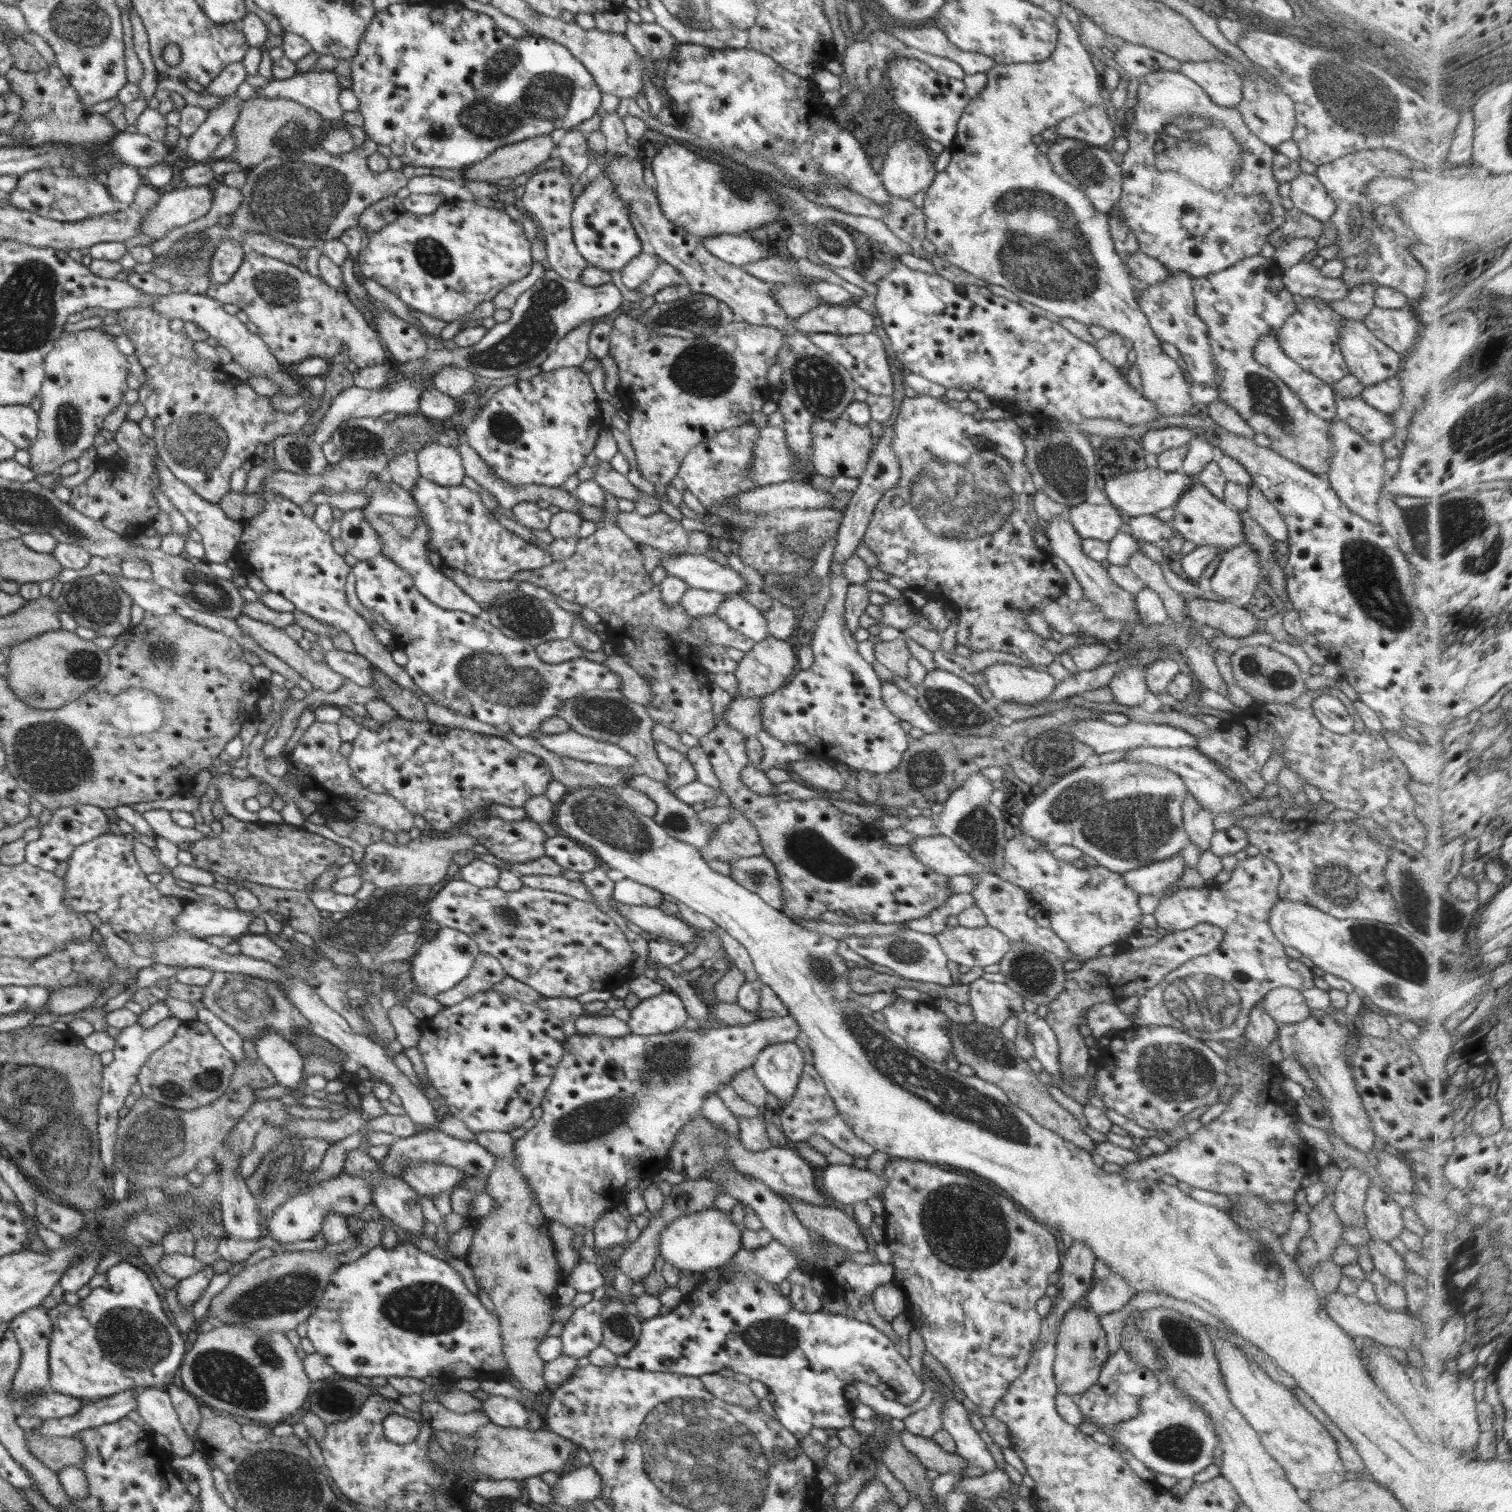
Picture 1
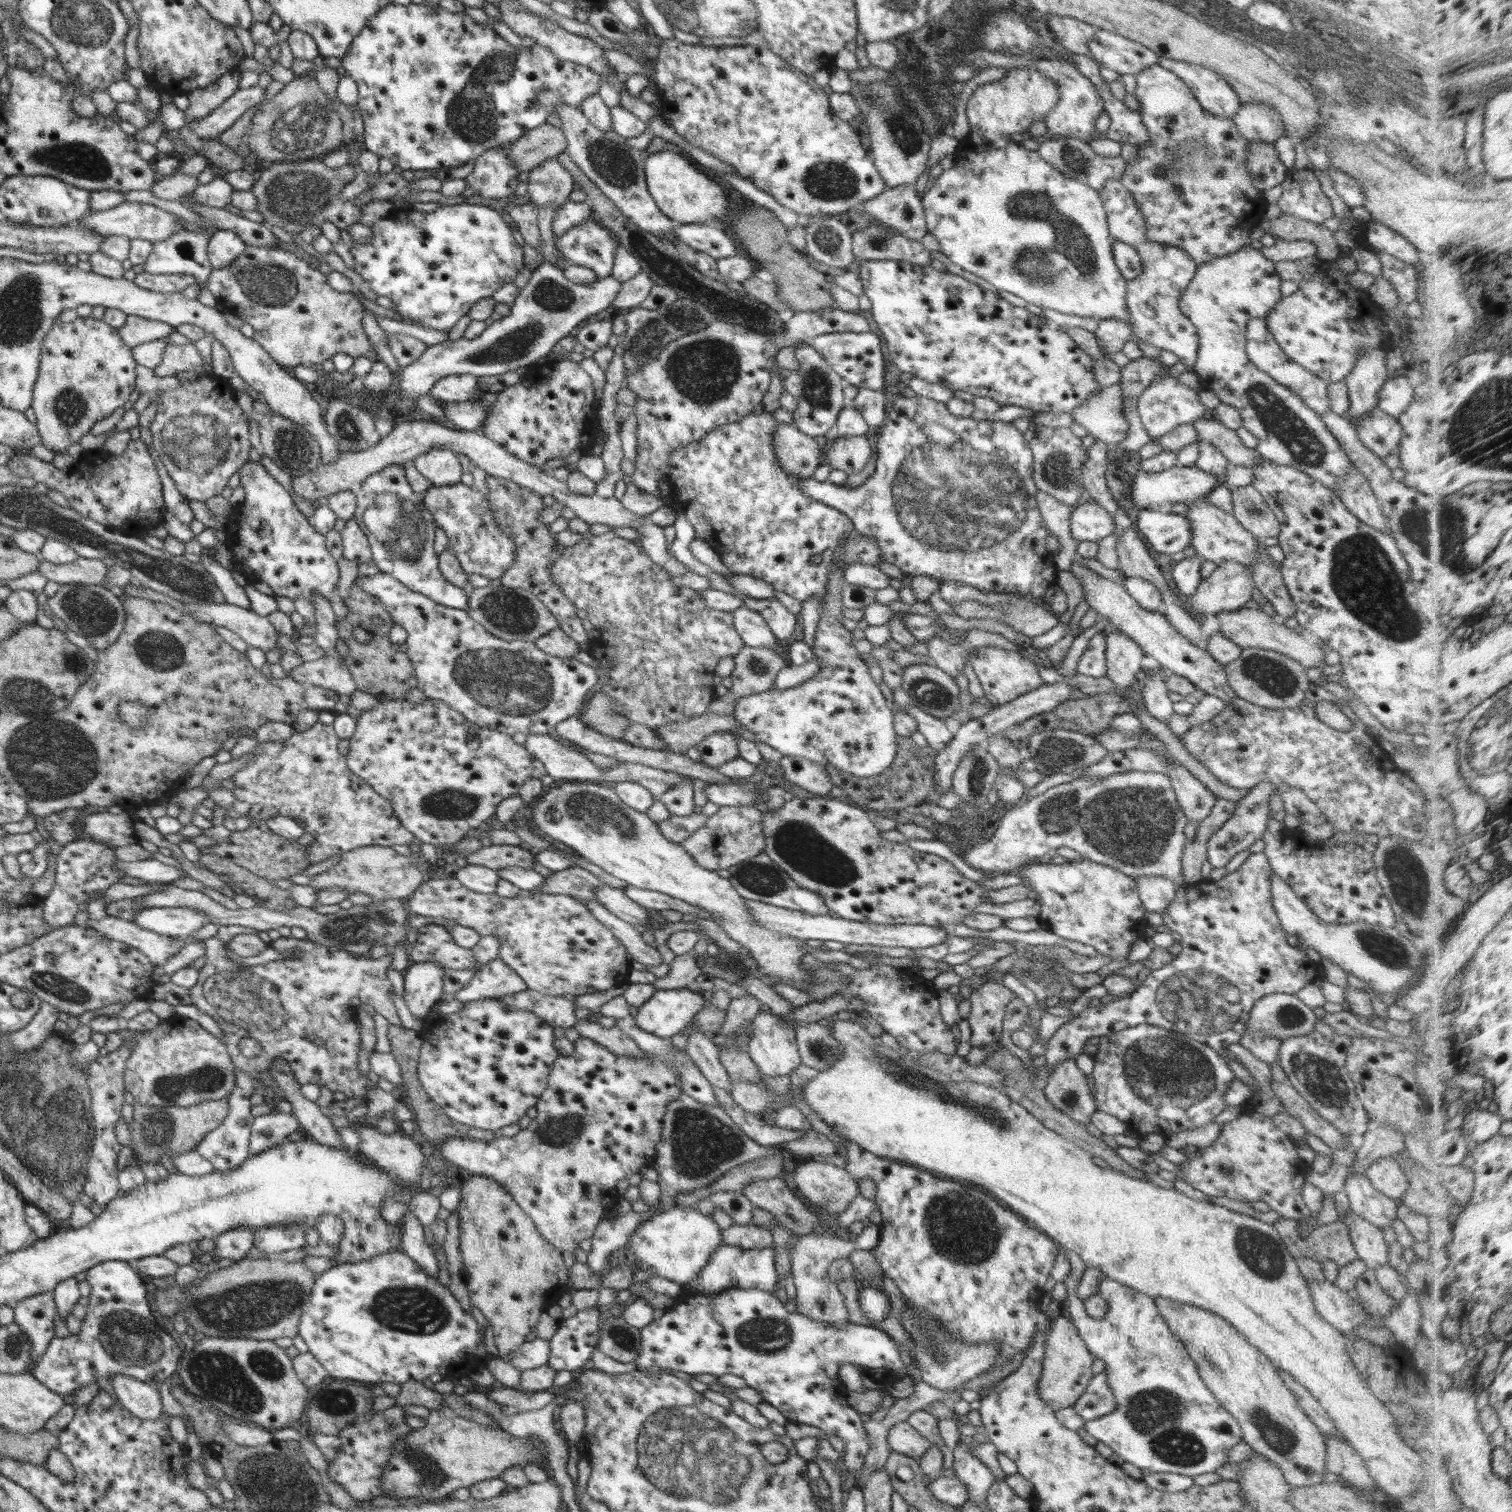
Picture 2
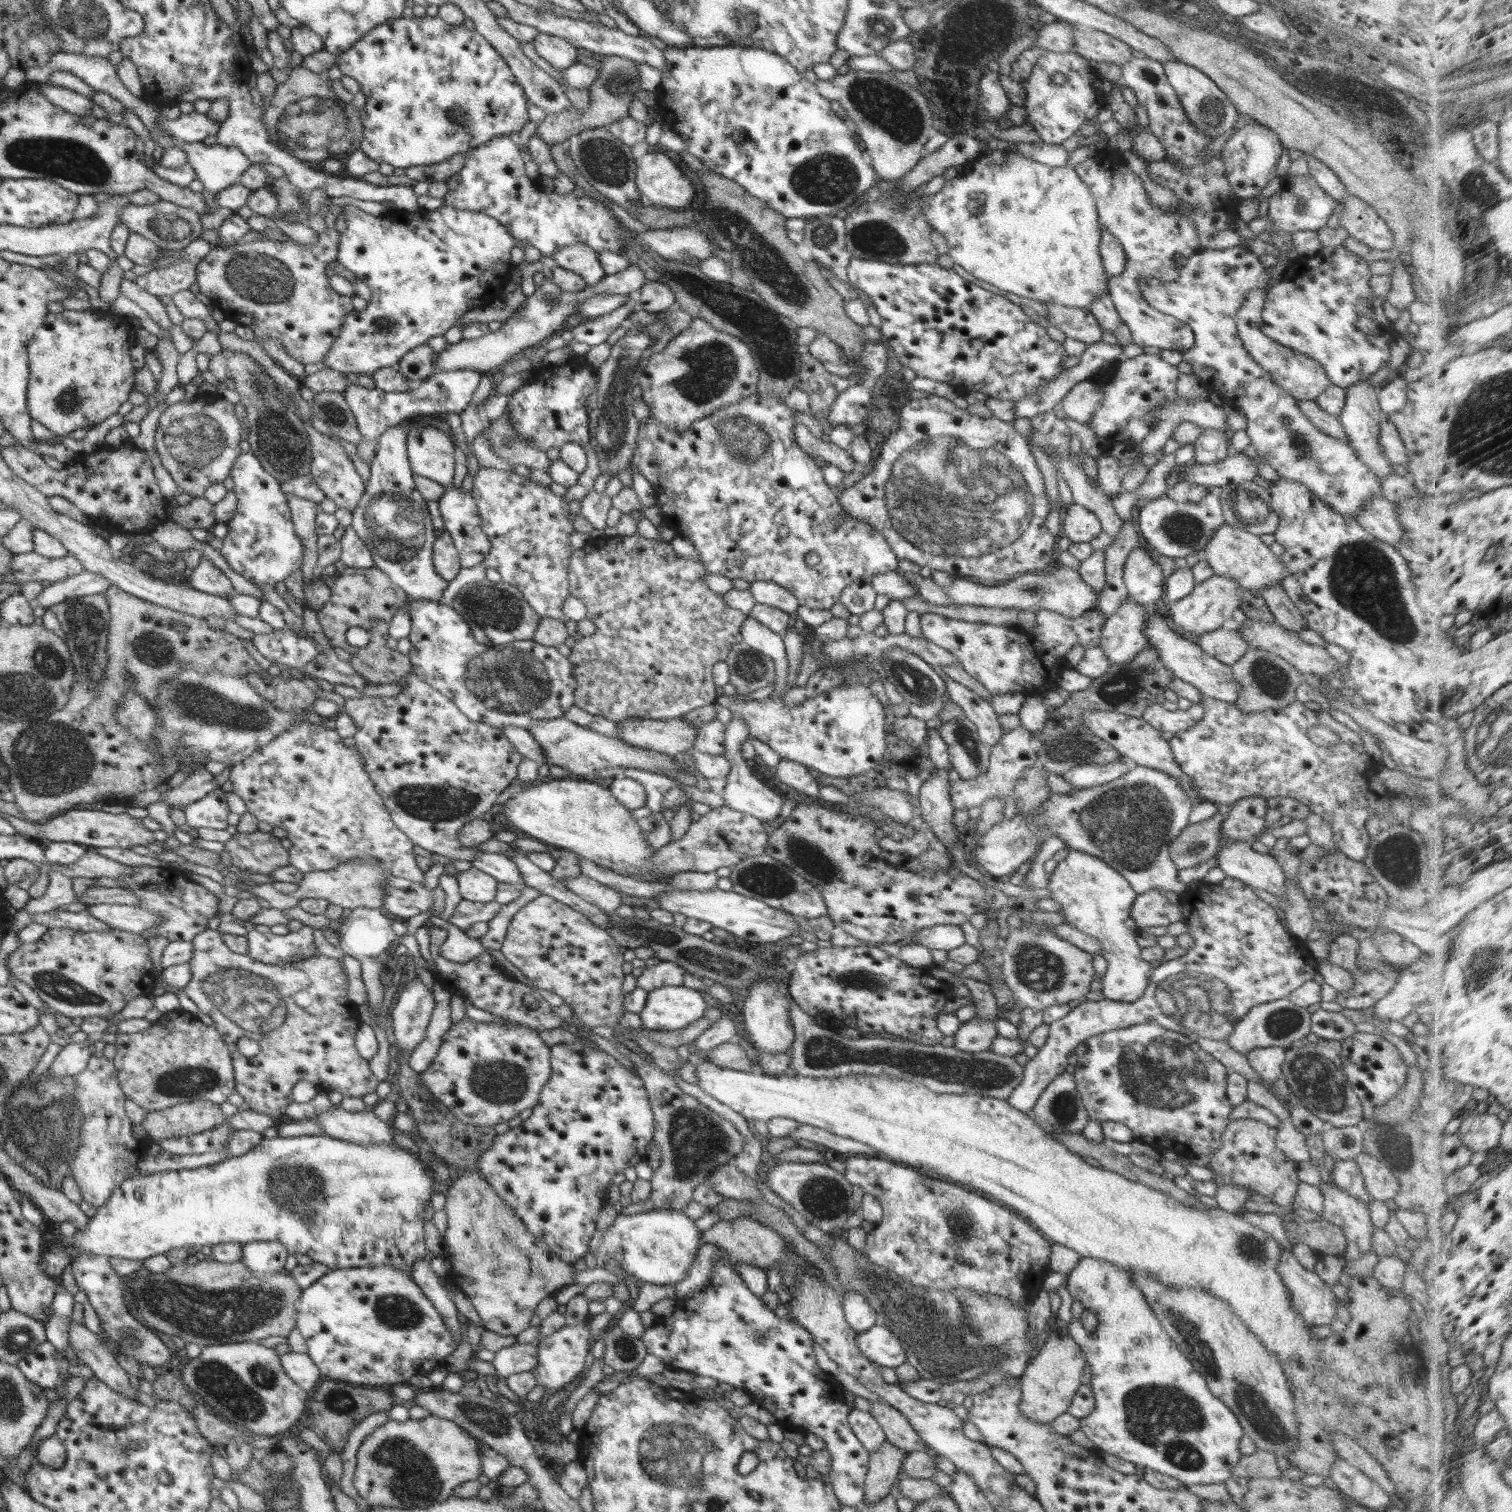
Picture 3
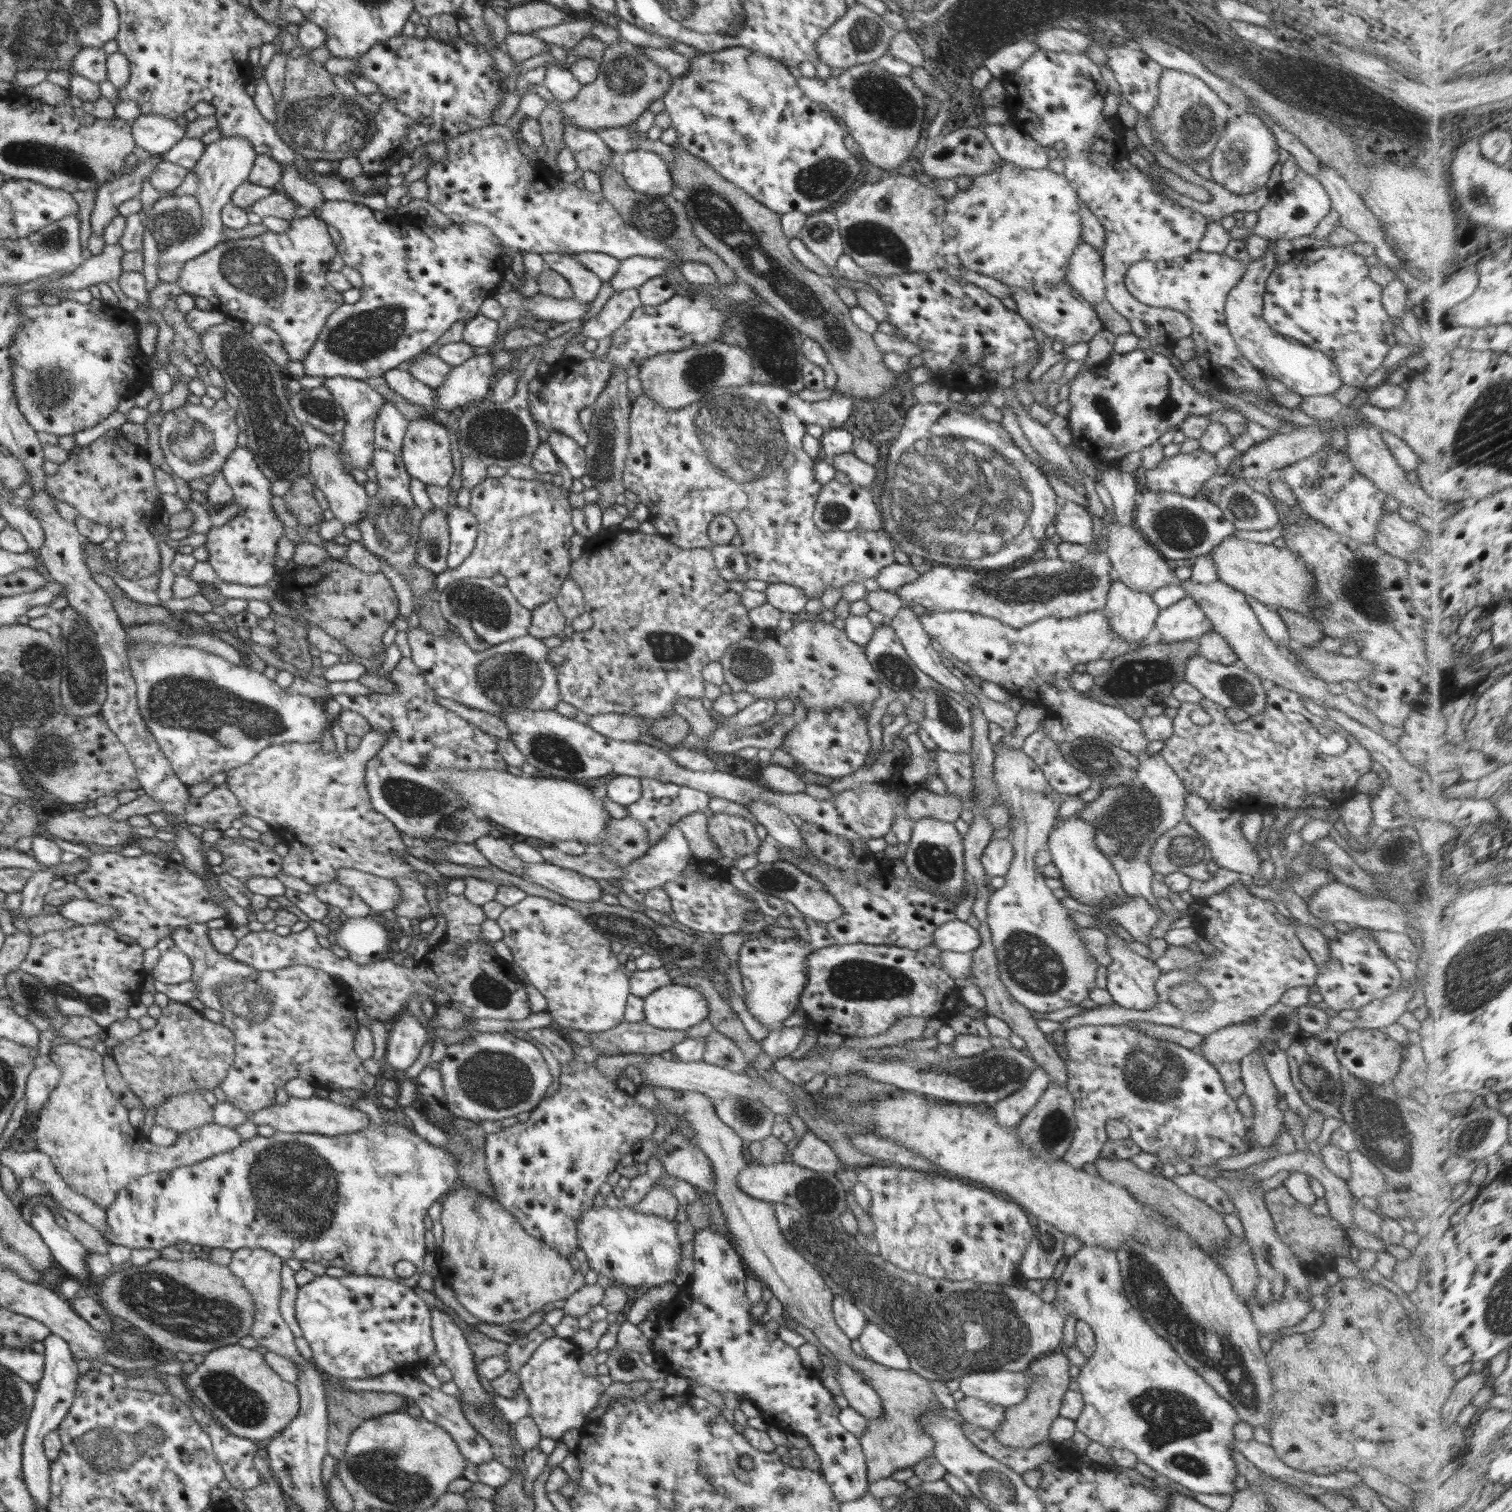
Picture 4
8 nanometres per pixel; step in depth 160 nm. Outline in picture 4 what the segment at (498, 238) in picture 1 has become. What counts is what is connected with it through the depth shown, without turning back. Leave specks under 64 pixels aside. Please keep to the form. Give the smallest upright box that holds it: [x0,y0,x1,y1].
[302,200,506,381]

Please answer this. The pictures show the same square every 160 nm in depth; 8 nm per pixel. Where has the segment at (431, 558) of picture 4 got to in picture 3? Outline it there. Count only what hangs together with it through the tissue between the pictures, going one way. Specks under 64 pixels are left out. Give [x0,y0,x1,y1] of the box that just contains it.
[433,530,462,582]

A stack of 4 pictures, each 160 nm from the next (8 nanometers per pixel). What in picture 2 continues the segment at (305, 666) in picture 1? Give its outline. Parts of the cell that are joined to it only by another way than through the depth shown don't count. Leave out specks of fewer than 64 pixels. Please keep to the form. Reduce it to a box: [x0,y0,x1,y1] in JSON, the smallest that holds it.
[183,602,278,652]

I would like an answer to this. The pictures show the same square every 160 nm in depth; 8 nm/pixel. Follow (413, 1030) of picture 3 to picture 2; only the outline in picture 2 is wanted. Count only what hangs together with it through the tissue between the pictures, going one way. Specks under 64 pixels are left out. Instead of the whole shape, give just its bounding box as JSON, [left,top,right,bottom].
[404,962,444,1022]

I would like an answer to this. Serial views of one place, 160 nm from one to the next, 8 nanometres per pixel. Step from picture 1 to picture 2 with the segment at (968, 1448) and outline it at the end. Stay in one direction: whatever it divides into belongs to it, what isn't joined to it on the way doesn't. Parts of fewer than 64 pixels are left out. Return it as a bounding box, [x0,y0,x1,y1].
[953,1443,995,1507]

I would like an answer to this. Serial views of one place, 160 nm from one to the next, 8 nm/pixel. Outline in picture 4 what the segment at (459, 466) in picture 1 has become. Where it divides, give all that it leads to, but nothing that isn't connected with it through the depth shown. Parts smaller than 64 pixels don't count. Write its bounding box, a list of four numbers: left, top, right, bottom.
[403,419,454,487]

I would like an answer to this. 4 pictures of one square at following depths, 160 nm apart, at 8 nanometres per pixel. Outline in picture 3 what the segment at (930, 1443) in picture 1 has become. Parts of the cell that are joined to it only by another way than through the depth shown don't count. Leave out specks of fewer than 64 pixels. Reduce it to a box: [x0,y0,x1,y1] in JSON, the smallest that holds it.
[869,1402,927,1453]

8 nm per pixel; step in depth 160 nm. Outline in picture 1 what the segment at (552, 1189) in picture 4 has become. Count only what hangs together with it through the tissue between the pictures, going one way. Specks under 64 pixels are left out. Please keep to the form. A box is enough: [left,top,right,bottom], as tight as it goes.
[379,1014,801,1236]

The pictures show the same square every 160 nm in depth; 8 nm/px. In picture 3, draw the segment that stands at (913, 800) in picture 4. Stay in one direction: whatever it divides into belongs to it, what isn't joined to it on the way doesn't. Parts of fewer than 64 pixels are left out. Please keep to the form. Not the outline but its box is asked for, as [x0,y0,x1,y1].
[949,725,1037,810]

